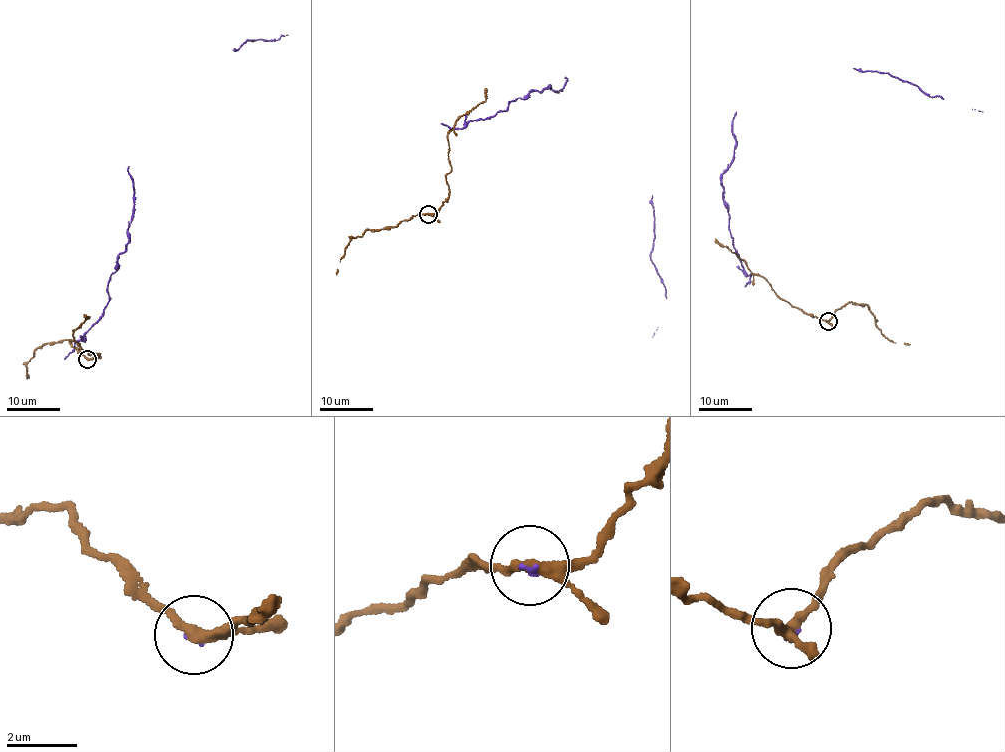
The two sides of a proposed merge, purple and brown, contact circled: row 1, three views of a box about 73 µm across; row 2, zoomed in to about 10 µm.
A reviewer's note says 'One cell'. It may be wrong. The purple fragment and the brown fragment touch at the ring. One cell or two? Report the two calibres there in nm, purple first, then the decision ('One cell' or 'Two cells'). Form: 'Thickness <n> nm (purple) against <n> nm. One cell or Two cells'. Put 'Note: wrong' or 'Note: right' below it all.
Thickness 80 nm (purple) against 240 nm. One cell
Note: right

